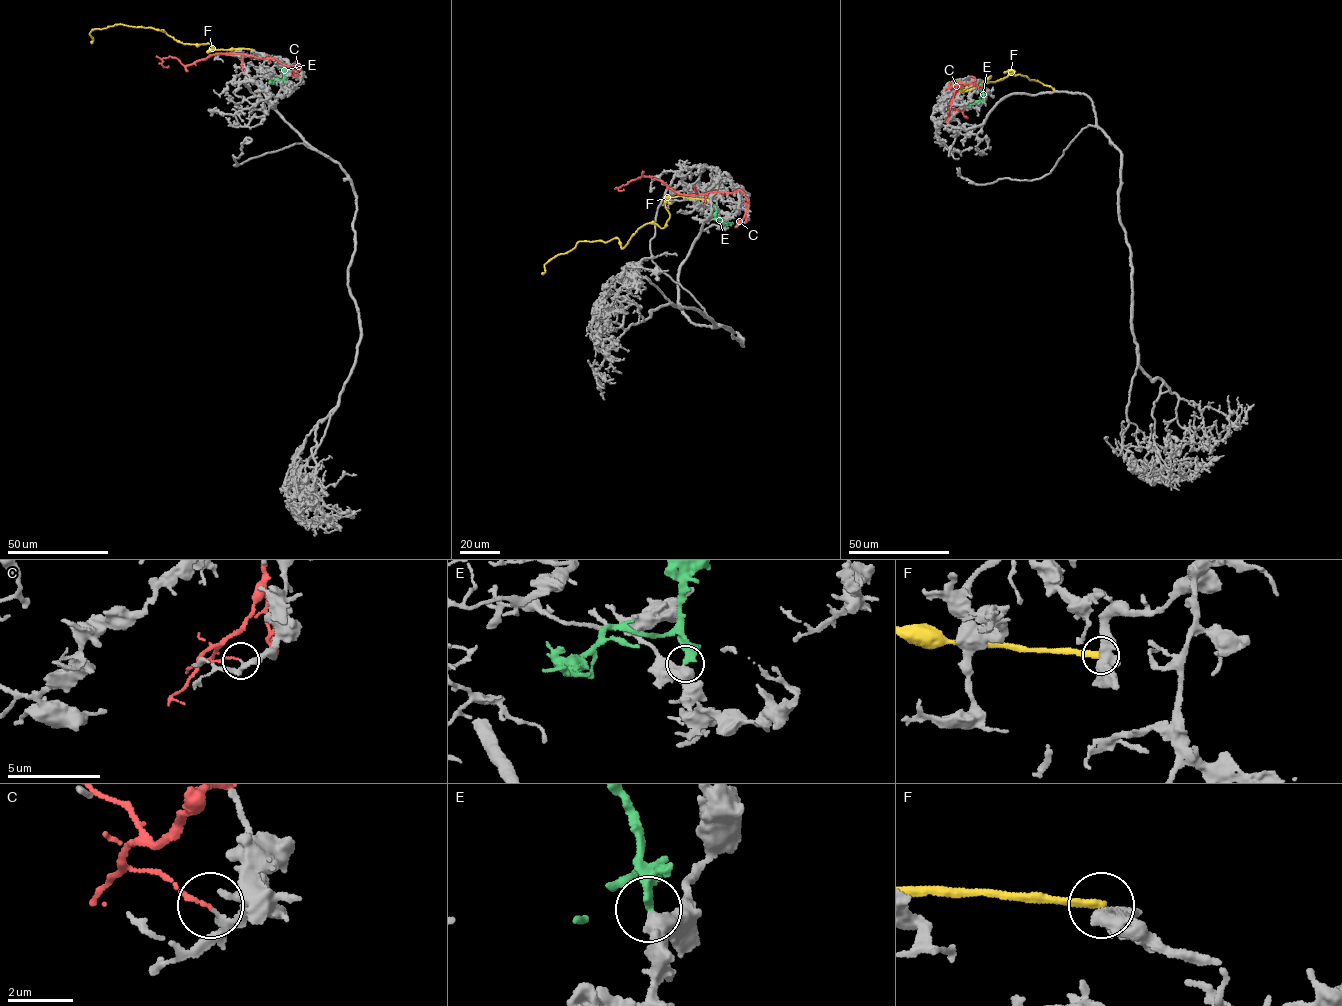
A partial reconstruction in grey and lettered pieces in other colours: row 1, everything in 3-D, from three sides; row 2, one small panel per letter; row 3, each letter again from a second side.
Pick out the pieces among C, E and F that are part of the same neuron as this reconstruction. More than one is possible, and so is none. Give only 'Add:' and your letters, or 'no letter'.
Add: E

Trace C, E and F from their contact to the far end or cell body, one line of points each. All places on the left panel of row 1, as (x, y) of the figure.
C: (299, 75), (294, 73), (297, 66), (232, 53), (185, 66), (170, 56), (162, 59), (168, 66)
E: (284, 82), (275, 79), (269, 83)
F: (252, 49), (208, 52), (215, 49), (207, 43), (182, 43), (163, 31), (122, 24), (93, 29), (91, 43)

